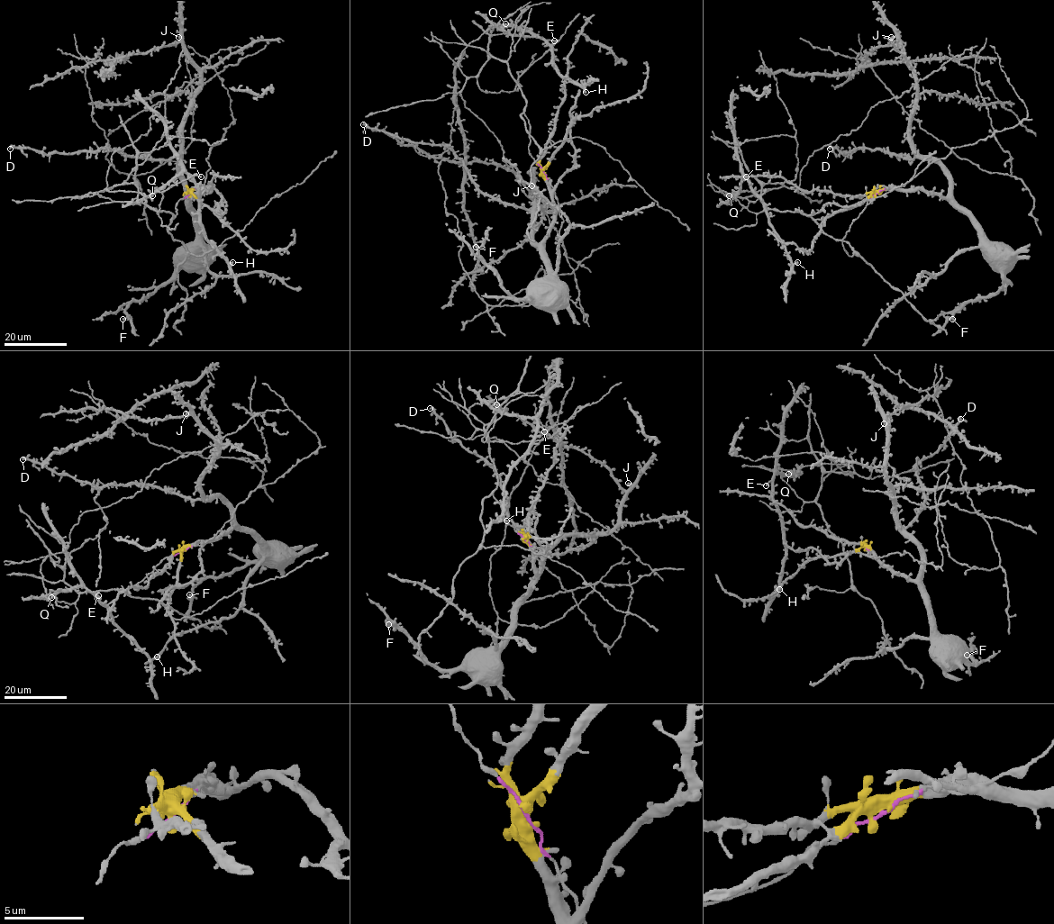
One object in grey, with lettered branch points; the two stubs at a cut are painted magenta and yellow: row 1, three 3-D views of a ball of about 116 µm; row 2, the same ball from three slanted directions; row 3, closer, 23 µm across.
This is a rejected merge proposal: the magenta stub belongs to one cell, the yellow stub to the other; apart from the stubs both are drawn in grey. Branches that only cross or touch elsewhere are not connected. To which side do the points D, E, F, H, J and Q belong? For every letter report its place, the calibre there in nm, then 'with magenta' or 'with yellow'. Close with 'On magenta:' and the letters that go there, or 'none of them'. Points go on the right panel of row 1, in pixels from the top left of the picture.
D: (830, 149) | 360 nm | with yellow
E: (746, 176) | 380 nm | with magenta
F: (952, 319) | 440 nm | with yellow
H: (797, 262) | 400 nm | with magenta
J: (891, 37) | 440 nm | with yellow
Q: (729, 195) | 480 nm | with magenta
On magenta: E, H, Q

